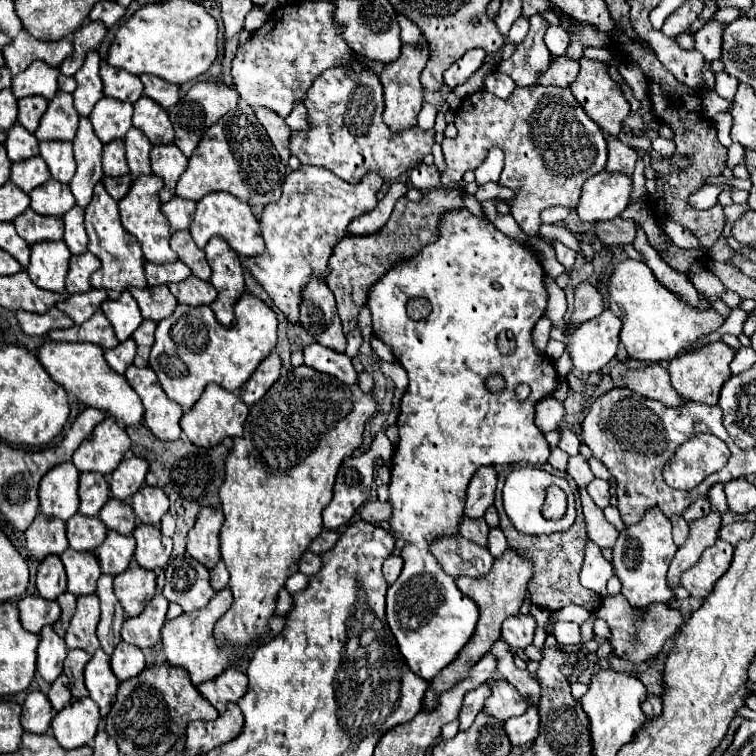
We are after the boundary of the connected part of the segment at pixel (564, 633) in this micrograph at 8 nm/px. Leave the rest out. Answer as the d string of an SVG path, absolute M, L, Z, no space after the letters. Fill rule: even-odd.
M555 623L553 635L559 647L577 647L581 645L581 629L577 623Z

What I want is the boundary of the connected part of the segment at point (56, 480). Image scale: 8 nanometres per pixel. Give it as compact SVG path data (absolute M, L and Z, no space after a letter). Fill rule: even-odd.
M71 461L61 463L47 471L47 475L39 483L39 509L47 517L57 517L67 521L79 509L77 495L79 471Z

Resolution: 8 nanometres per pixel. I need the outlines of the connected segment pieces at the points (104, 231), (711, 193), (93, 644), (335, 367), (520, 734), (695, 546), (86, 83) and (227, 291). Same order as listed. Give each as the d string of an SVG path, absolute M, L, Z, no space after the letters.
M97 183L93 199L85 209L85 229L89 235L89 249L87 251L91 251L101 261L101 267L91 275L91 285L95 289L103 287L103 289L107 289L109 299L119 299L121 291L125 291L127 287L139 287L139 289L147 287L145 273L143 273L145 261L143 261L141 245L121 225L117 201L107 195L103 183Z
M705 185L701 187L701 191L695 191L689 197L689 205L695 209L711 209L715 207L715 199L719 197L723 189L729 189L729 187L727 185Z
M81 595L77 597L77 611L71 619L71 625L65 635L65 643L69 649L83 649L93 655L99 649L97 639L97 623L99 623L99 599L97 595Z
M321 343L307 345L303 349L303 353L305 353L307 367L333 375L333 377L339 377L343 383L357 383L357 371L353 369L353 365L345 353L331 351L329 347L325 347Z
M529 707L529 711L525 711L523 715L507 719L505 731L507 731L513 745L525 745L525 743L535 741L535 737L539 735L537 707Z
M711 511L705 517L689 523L687 541L677 549L677 553L671 561L671 567L667 571L669 585L679 585L681 571L693 567L693 563L697 563L697 557L701 557L705 547L715 543L719 527L721 527L721 513L717 513L717 511Z
M89 51L85 57L83 67L75 73L75 81L77 81L77 89L73 93L75 97L75 105L79 115L89 115L95 107L95 103L103 97L103 81L99 75L99 53L97 51Z
M213 237L205 245L205 253L213 271L209 281L217 289L217 299L211 303L211 309L221 325L231 327L235 323L233 305L245 291L239 257L223 237Z

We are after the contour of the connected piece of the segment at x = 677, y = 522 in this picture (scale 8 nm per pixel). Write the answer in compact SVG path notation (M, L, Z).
M673 515L671 523L673 523L673 539L675 539L675 545L681 545L685 541L685 535L687 535L687 521L681 515Z

